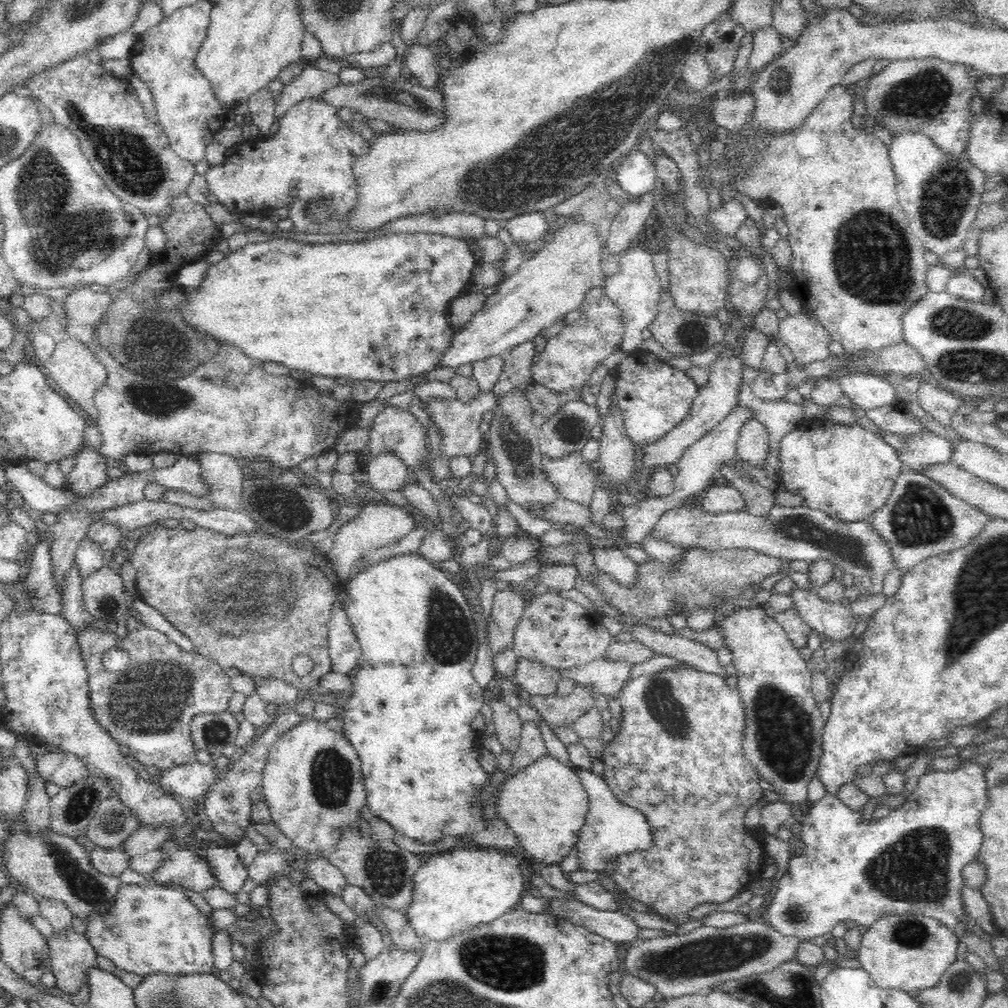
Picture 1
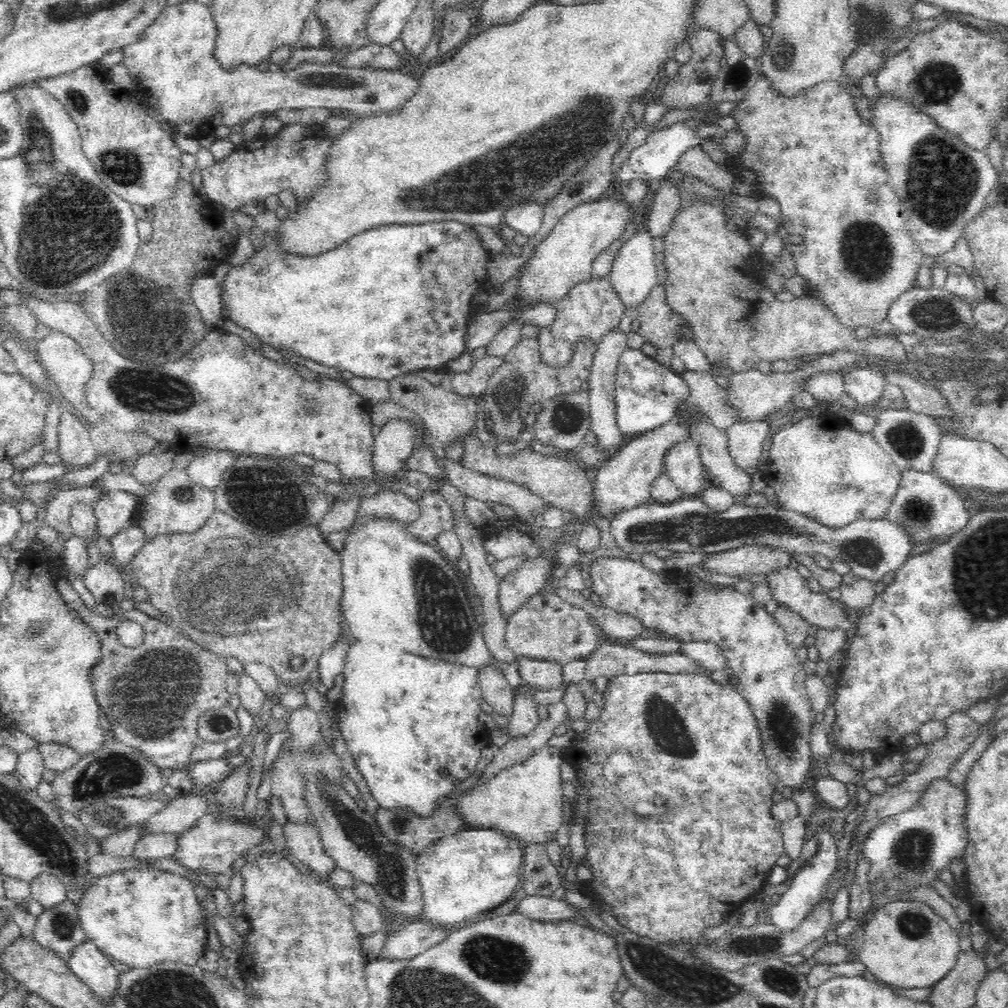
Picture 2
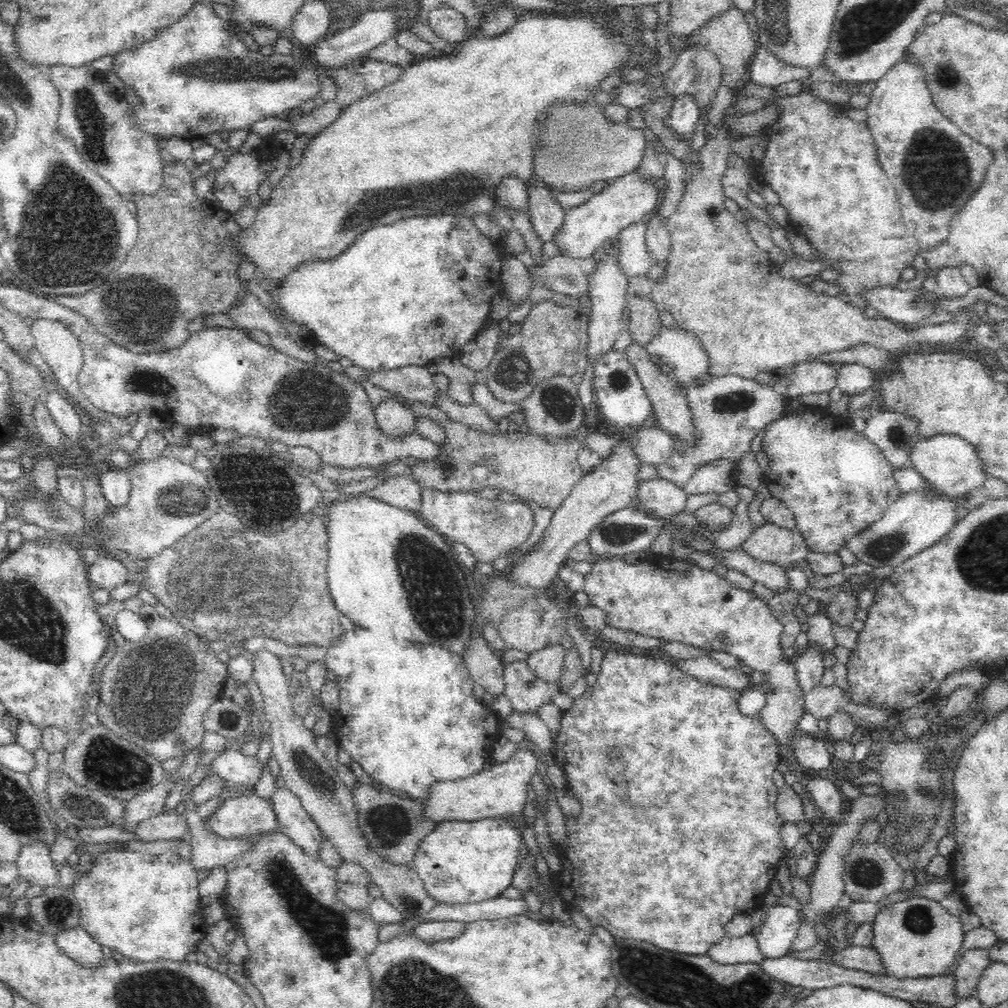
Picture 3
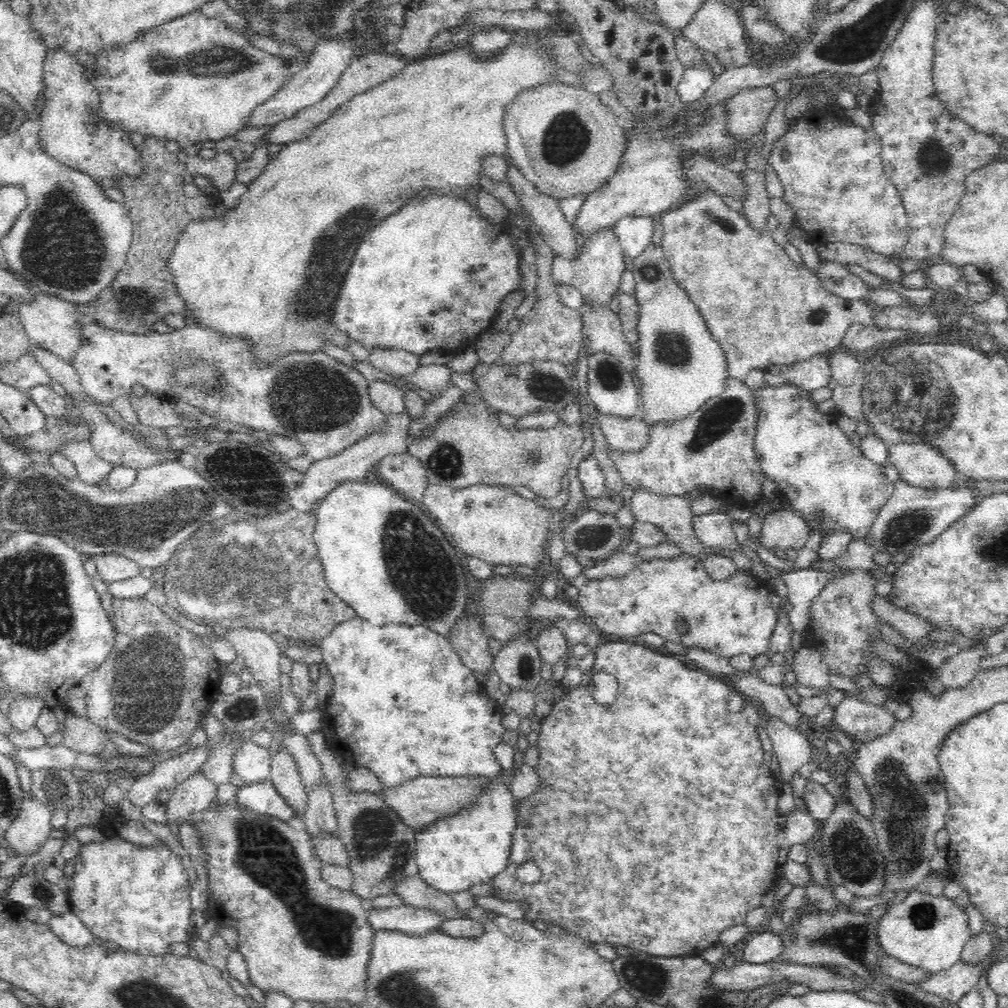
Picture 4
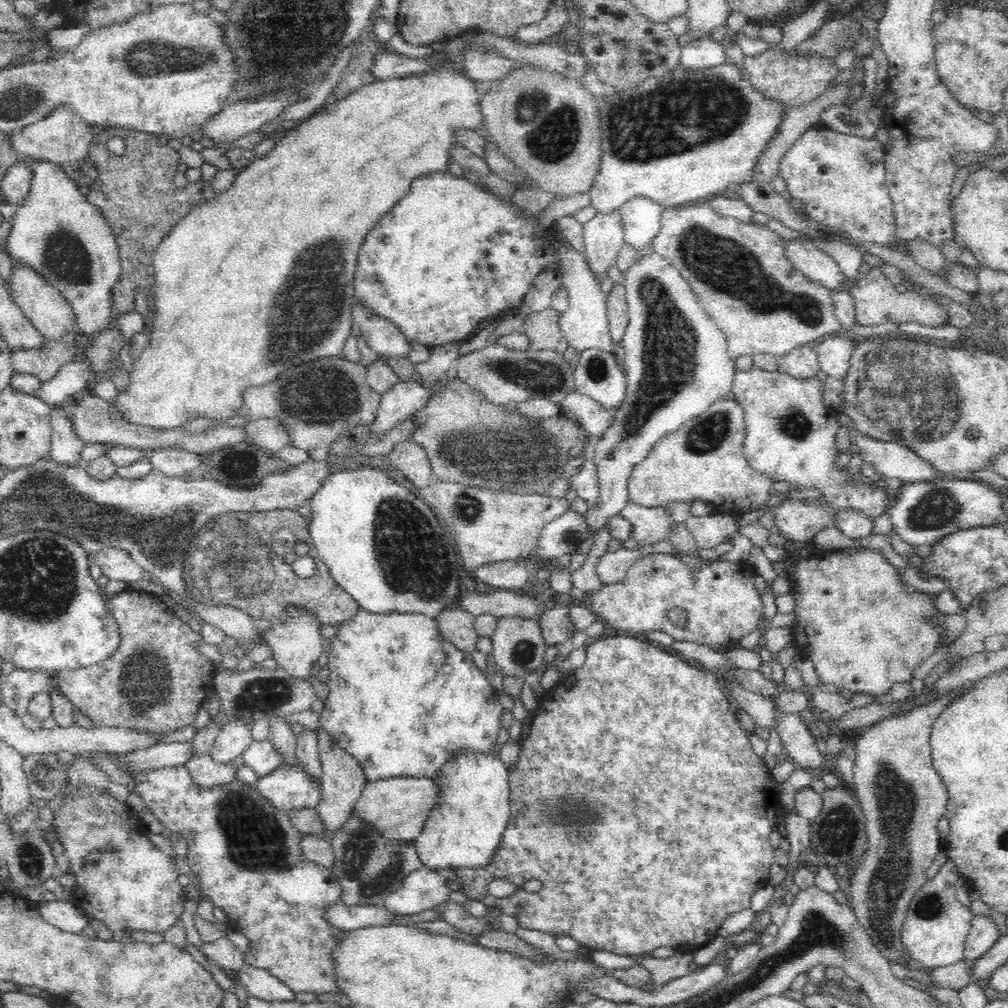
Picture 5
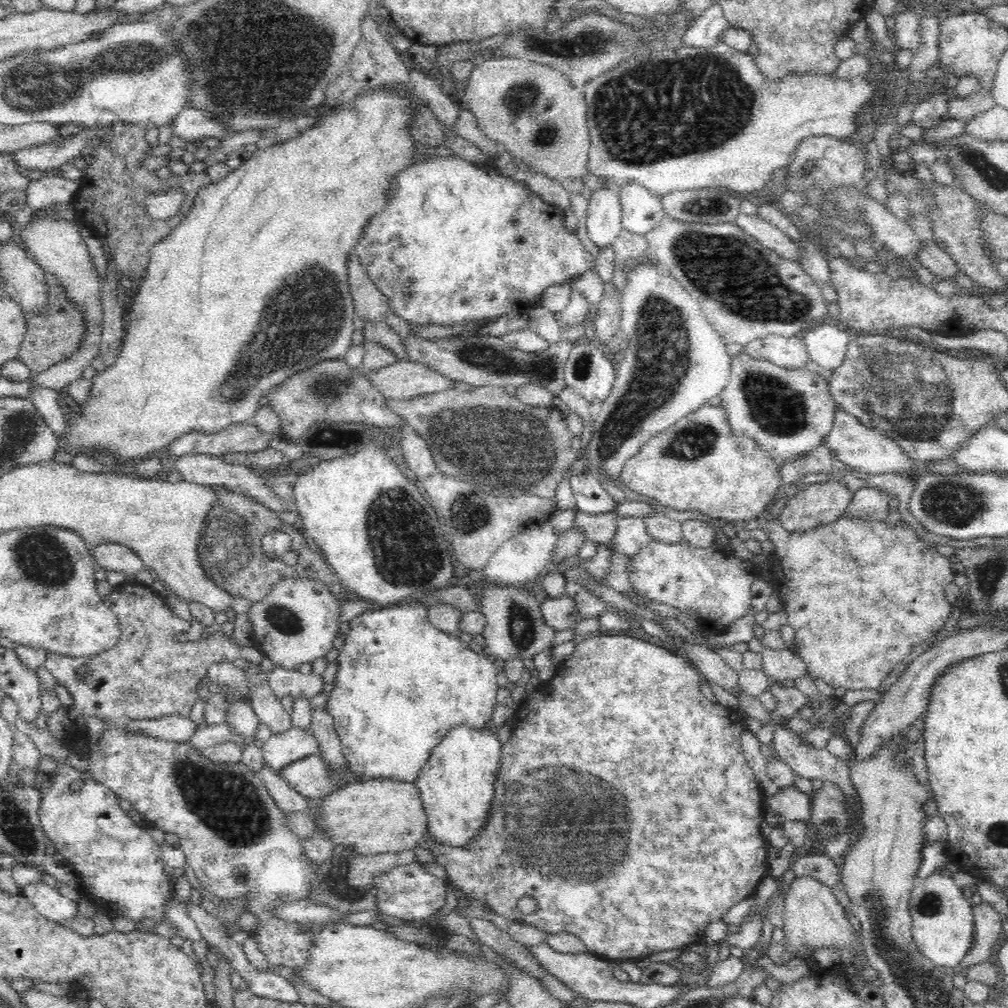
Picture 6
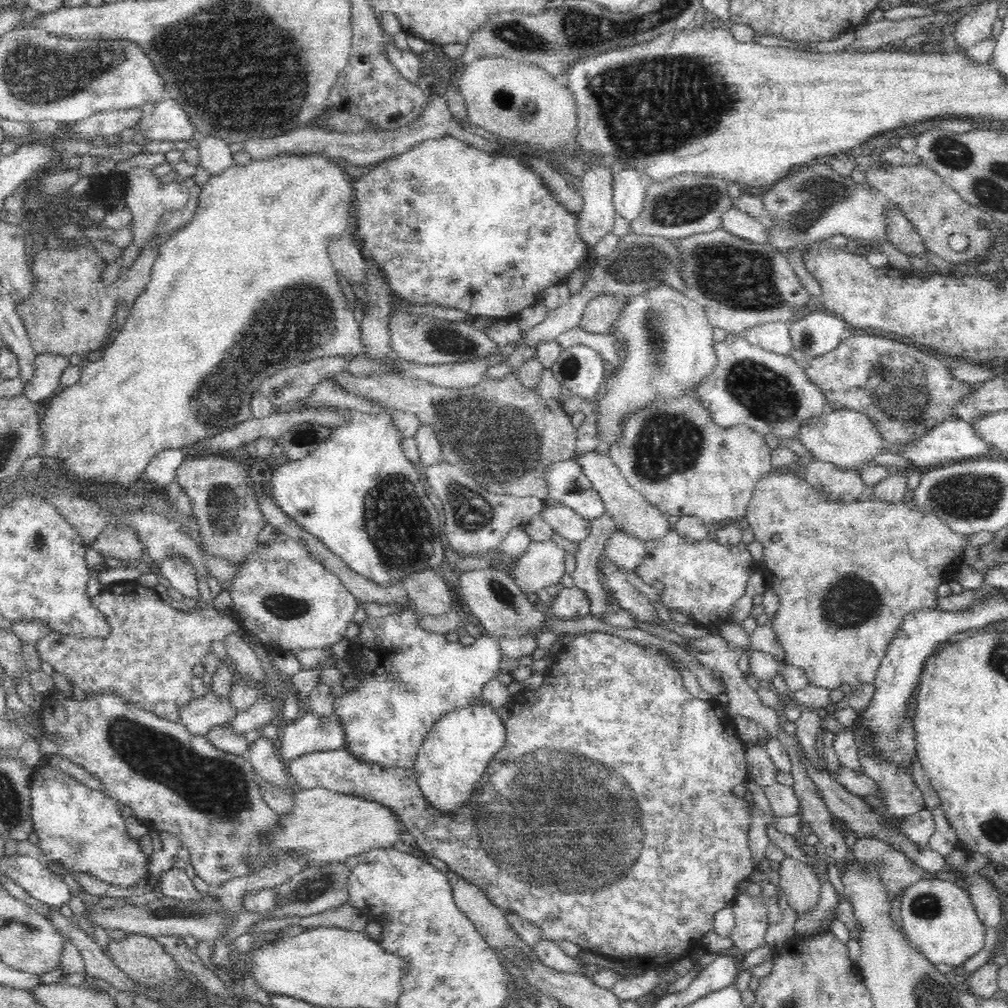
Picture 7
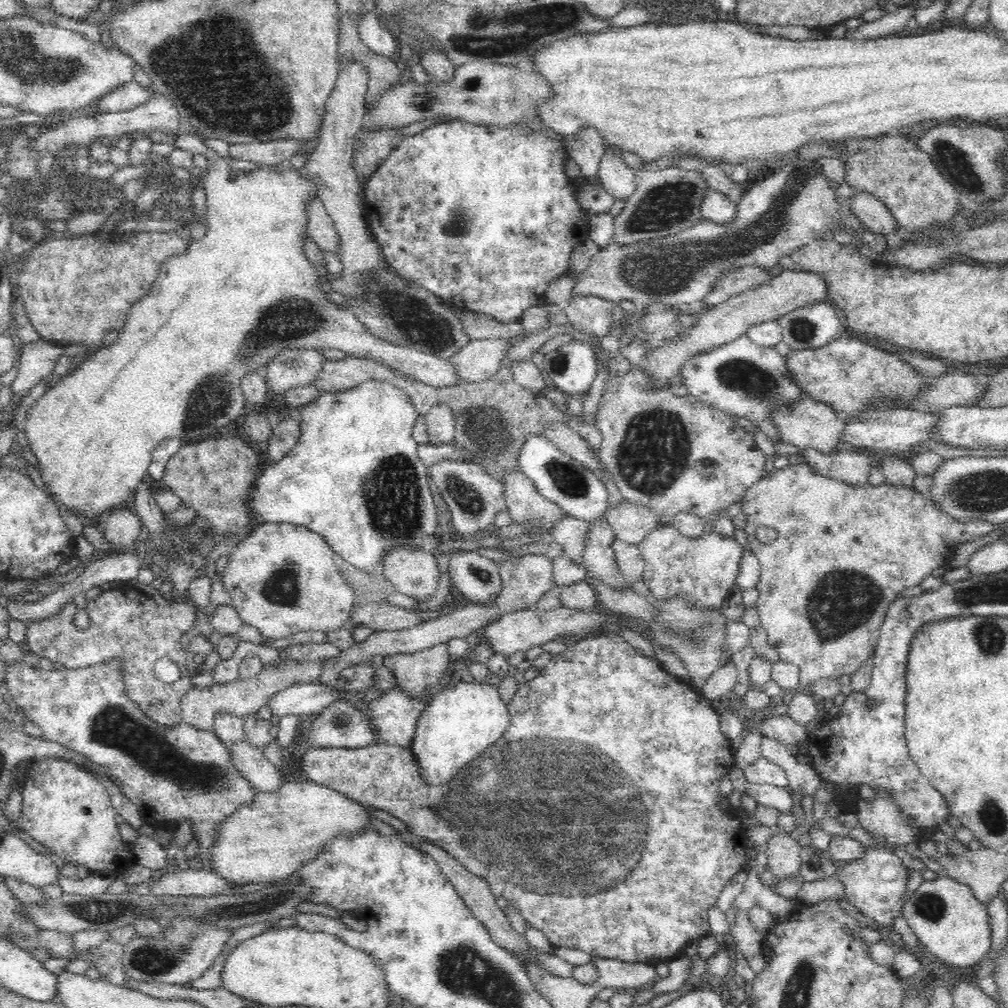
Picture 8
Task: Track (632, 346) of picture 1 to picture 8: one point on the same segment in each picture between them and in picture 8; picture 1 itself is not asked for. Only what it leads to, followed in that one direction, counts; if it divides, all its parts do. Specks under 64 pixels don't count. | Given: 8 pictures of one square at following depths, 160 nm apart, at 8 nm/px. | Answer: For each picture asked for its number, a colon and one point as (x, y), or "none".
2: (633, 274)
3: (634, 259)
4: (634, 233)
5: (641, 217)
6: (641, 212)
7: (629, 187)
8: (614, 175)

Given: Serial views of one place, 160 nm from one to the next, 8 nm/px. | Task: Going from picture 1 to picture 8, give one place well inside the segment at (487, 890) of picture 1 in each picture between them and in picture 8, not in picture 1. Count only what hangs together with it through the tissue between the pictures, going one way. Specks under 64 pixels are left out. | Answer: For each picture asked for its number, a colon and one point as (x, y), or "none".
2: (465, 875)
3: (461, 862)
4: (454, 853)
5: (465, 829)
6: (457, 785)
7: (451, 762)
8: (463, 719)

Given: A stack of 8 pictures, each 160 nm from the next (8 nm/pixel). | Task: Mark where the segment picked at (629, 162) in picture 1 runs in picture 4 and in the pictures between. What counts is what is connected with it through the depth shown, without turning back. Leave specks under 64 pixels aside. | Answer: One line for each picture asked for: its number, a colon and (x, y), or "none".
2: (660, 153)
3: (684, 114)
4: (697, 79)

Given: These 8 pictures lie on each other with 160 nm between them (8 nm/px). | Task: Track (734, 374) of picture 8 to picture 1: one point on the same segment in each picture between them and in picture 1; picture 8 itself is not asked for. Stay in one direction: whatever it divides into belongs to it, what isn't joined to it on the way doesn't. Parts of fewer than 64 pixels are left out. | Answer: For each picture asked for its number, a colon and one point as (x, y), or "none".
1: (844, 470)
2: (835, 475)
3: (836, 483)
4: (825, 478)
5: (790, 432)
6: (790, 412)
7: (772, 394)

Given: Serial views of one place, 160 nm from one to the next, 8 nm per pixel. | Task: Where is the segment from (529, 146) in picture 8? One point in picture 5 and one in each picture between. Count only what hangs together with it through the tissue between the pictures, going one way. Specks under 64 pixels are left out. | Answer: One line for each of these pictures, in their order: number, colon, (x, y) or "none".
5: (448, 255)
6: (458, 243)
7: (449, 225)

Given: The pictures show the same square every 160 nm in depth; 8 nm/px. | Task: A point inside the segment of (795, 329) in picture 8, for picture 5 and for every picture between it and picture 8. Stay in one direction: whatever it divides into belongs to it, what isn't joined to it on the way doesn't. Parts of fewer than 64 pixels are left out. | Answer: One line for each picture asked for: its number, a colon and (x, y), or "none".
5: (834, 353)
6: (827, 344)
7: (820, 332)

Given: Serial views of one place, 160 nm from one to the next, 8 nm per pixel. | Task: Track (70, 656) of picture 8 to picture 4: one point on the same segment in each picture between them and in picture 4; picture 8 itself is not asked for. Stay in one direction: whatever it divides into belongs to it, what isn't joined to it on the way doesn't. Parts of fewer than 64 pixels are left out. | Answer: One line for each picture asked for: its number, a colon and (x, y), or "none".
4: (158, 682)
5: (156, 681)
6: (148, 675)
7: (148, 657)

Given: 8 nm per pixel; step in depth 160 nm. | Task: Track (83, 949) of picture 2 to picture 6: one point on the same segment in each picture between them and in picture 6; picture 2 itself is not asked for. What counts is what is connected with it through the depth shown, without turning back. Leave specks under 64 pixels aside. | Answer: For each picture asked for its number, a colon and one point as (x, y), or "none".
3: (76, 943)
4: (67, 927)
5: (65, 915)
6: (49, 903)

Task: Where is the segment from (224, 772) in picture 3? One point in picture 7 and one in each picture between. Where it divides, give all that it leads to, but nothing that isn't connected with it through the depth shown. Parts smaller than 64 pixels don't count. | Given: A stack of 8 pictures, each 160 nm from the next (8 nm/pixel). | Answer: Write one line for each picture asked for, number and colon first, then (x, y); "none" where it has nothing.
4: (252, 763)
5: (260, 756)
6: (279, 750)
7: (309, 733)

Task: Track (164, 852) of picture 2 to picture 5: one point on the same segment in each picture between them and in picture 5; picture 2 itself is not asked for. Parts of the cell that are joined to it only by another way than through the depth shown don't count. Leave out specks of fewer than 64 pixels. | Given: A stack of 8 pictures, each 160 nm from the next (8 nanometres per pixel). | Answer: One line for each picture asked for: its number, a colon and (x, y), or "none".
3: (166, 827)
4: (195, 796)
5: (206, 772)

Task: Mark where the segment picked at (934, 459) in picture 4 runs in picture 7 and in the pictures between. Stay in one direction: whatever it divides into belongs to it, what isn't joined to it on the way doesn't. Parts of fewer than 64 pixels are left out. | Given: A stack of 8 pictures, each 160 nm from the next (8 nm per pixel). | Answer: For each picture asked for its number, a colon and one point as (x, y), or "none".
5: (891, 460)
6: (865, 450)
7: (848, 439)

